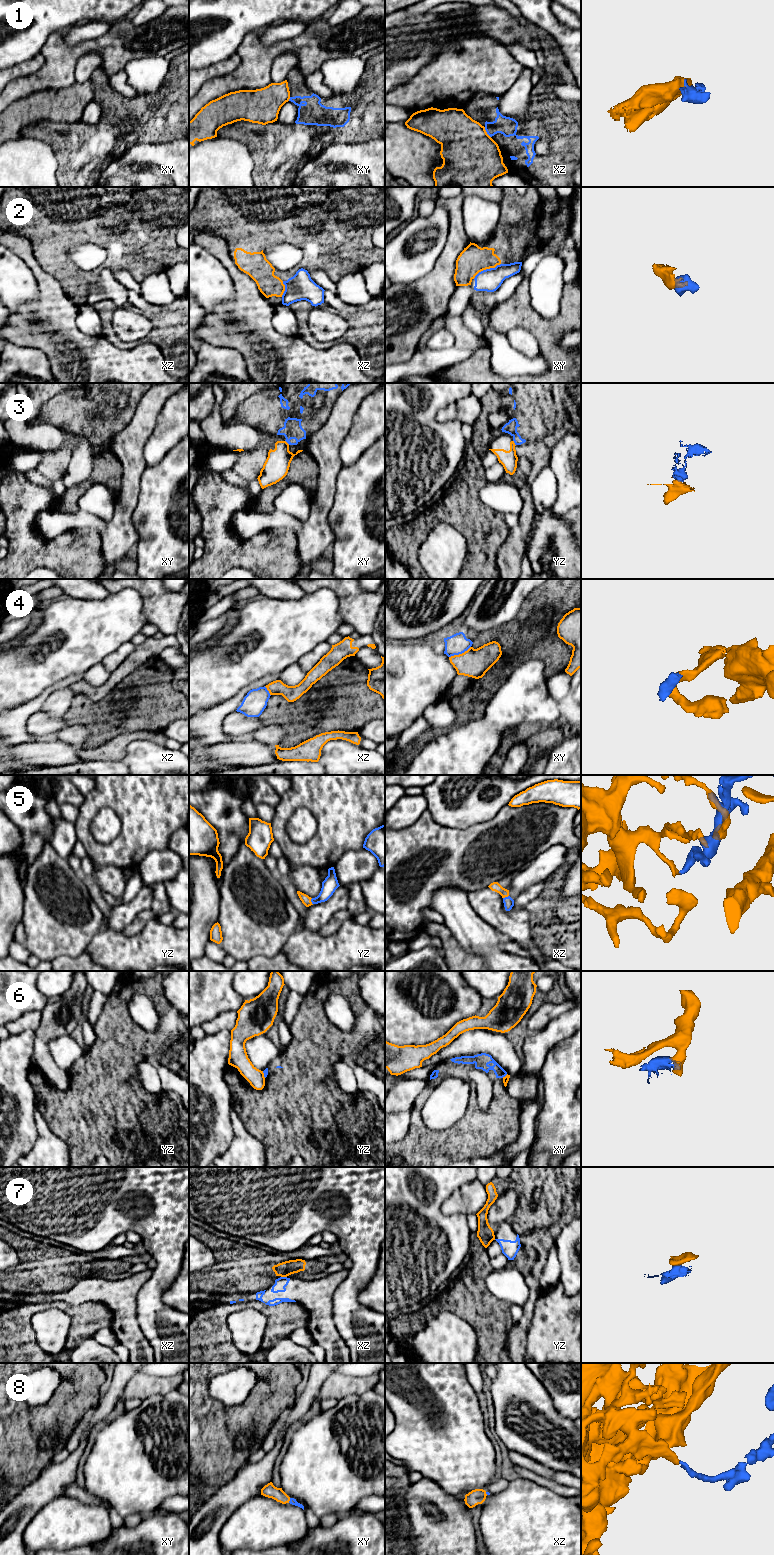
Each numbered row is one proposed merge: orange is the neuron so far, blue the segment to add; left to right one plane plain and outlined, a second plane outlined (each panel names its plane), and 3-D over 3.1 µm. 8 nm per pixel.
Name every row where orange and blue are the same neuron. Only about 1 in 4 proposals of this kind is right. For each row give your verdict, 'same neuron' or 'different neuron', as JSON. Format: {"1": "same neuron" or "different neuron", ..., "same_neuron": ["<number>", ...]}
{"1": "different neuron", "2": "different neuron", "3": "different neuron", "4": "different neuron", "5": "same neuron", "6": "different neuron", "7": "different neuron", "8": "same neuron", "same_neuron": ["5", "8"]}

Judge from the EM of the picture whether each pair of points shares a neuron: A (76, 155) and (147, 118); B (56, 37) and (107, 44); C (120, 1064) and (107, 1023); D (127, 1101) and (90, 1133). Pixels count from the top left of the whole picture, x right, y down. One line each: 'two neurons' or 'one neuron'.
A: one neuron
B: one neuron
C: one neuron
D: one neuron

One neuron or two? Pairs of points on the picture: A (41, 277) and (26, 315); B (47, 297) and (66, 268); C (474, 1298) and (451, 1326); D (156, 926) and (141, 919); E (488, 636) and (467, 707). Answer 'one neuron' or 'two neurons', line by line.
A: one neuron
B: two neurons
C: two neurons
D: two neurons
E: one neuron

